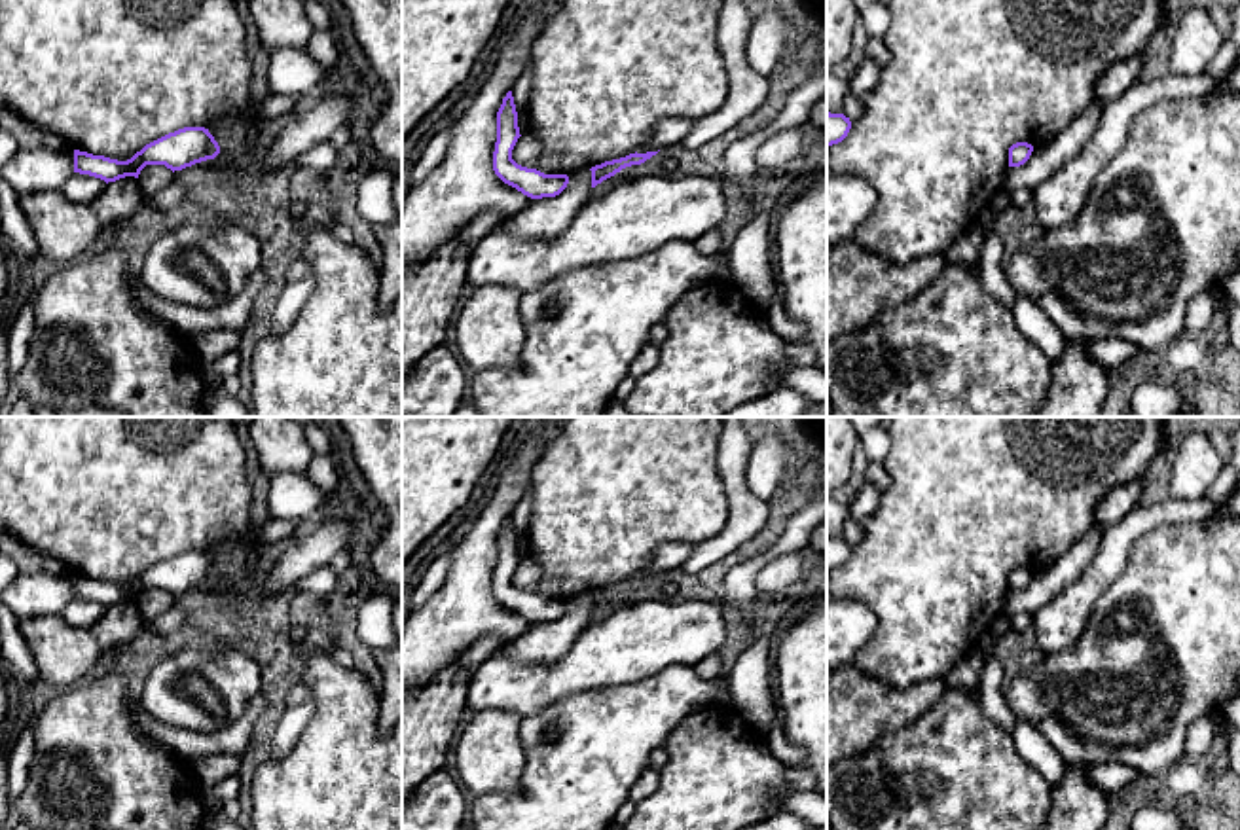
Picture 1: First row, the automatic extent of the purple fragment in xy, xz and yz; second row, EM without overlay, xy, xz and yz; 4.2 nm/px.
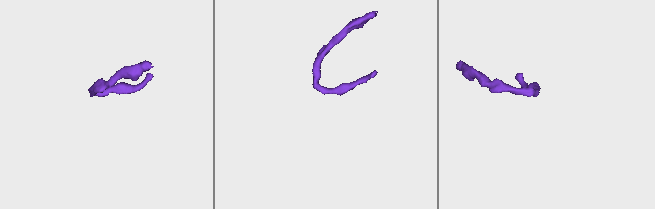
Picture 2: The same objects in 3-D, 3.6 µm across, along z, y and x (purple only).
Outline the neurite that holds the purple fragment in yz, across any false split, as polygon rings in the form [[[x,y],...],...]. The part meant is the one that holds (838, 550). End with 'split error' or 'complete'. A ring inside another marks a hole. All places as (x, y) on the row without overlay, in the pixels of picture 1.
[[[827,536],[827,570],[842,567],[851,553],[849,542]]]; complete

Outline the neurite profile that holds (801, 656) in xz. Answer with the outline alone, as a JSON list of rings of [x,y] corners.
[[[827,595],[789,625],[775,646],[774,665],[785,733],[804,749],[815,790],[827,798]]]

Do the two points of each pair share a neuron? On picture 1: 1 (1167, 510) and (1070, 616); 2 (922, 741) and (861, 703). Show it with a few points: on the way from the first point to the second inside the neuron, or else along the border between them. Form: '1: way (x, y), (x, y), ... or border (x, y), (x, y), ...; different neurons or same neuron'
1: way (1136, 525), (1115, 546), (1110, 563), (1089, 586); same neuron
2: border (937, 702), (905, 724), (886, 730), (861, 751); different neurons

